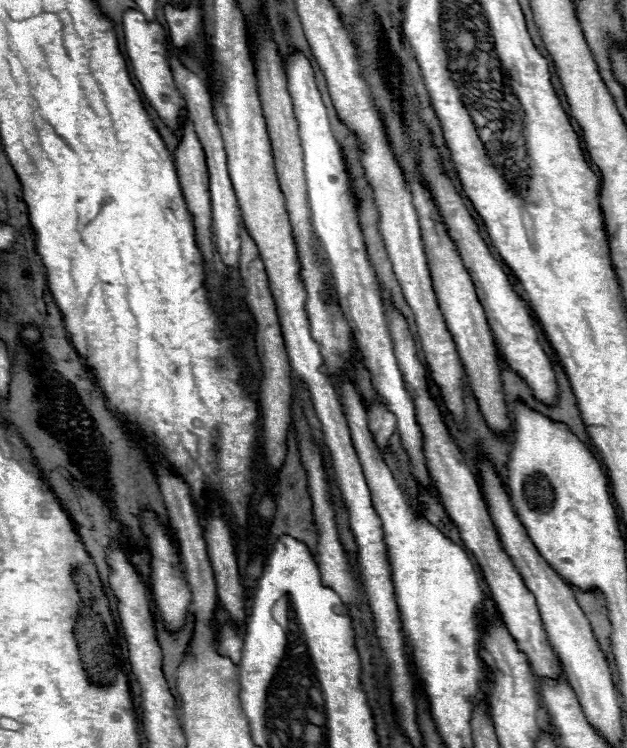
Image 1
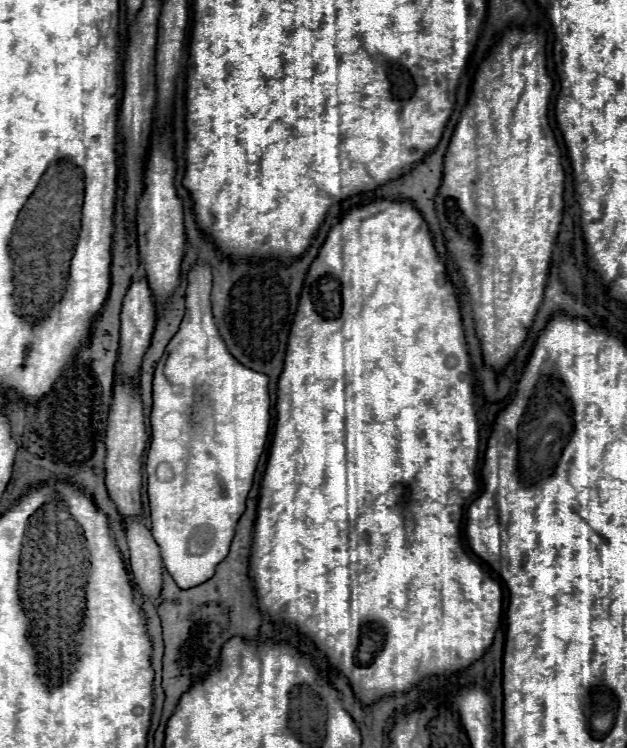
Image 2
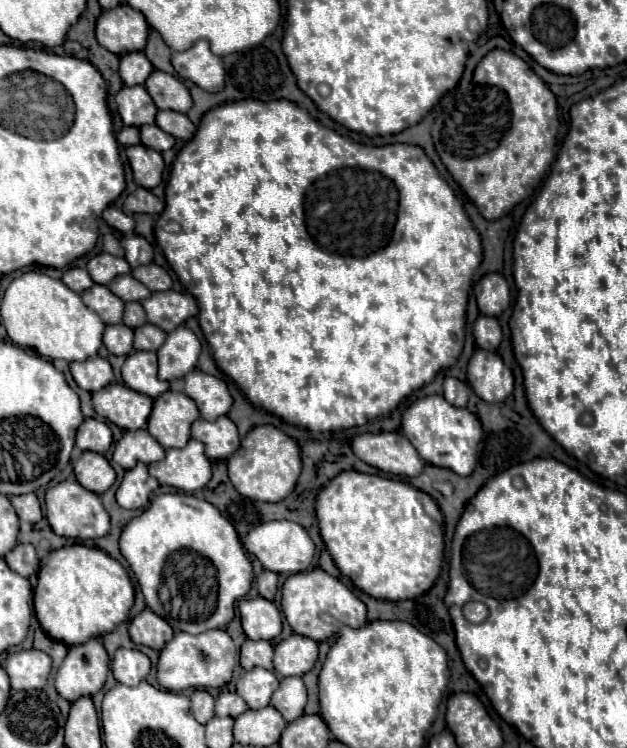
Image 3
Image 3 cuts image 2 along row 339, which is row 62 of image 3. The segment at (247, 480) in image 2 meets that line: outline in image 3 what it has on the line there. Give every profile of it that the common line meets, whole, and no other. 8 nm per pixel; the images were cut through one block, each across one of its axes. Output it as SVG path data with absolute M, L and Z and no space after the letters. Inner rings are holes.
M198 40L184 52L174 52L172 64L182 78L192 80L208 92L218 92L224 86L222 60L210 52L208 40Z

